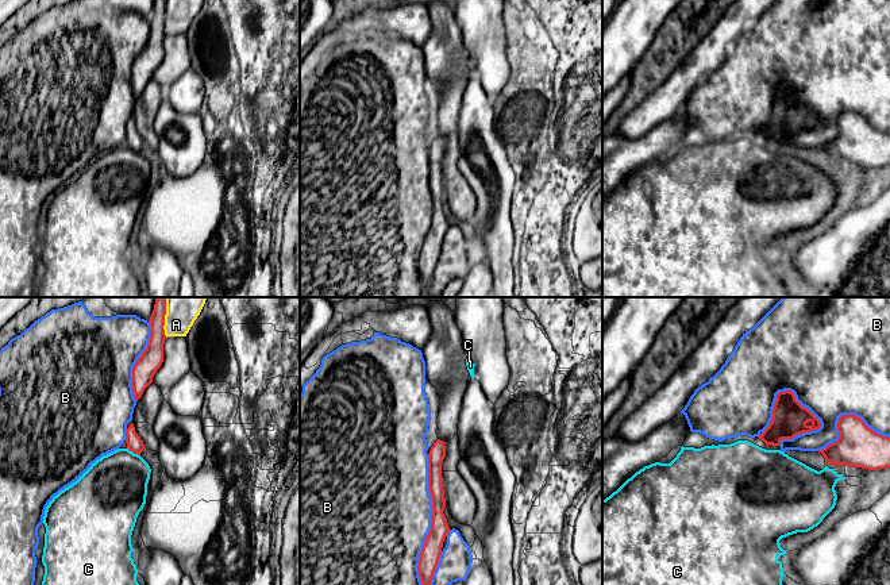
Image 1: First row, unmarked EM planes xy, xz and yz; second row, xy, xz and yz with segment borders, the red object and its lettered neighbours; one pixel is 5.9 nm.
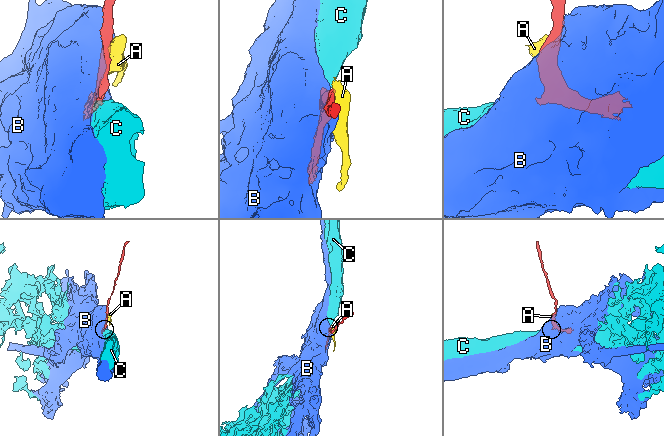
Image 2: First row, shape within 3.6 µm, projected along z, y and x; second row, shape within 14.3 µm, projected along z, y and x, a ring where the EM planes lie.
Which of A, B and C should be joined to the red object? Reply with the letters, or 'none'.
none

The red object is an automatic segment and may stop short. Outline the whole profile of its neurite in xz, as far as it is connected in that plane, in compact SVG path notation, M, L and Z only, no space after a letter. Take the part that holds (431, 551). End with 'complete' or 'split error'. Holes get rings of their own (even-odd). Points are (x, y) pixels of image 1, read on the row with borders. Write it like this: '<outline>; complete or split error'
M438 439L428 454L428 488L432 499L431 530L425 538L417 565L421 585L431 585L434 573L442 555L442 547L450 532L447 519L443 513L446 508L442 462L446 457L444 442Z; complete

